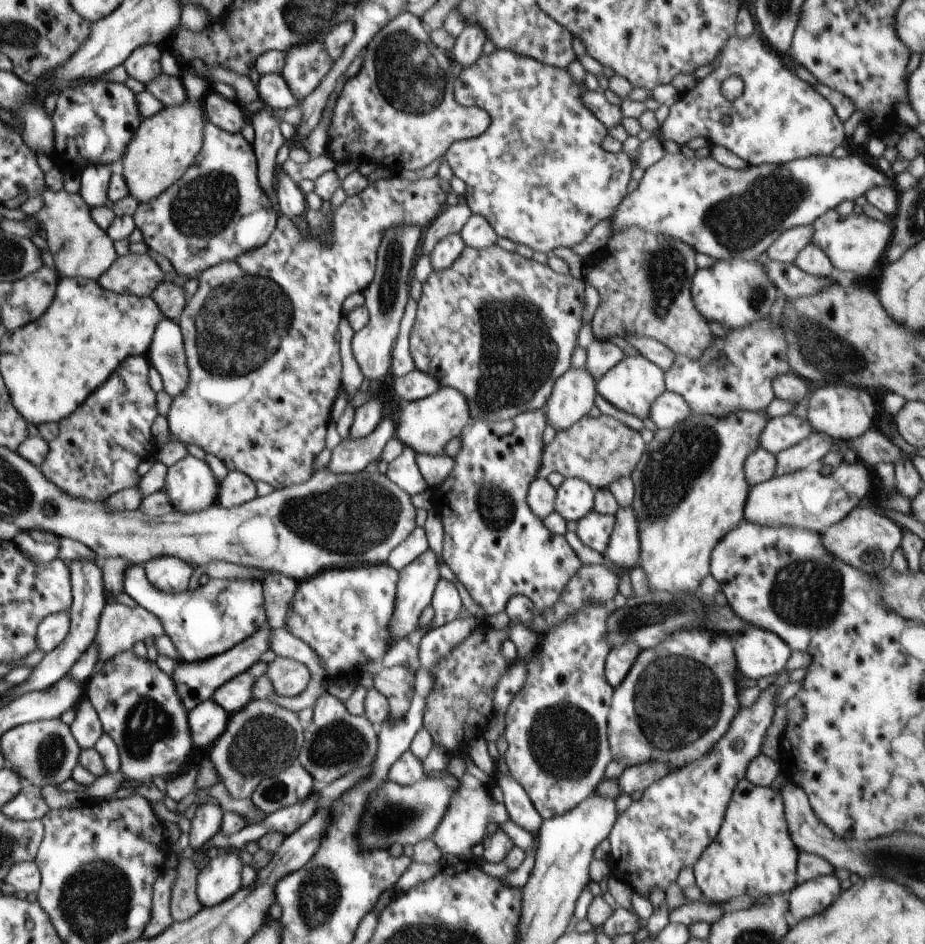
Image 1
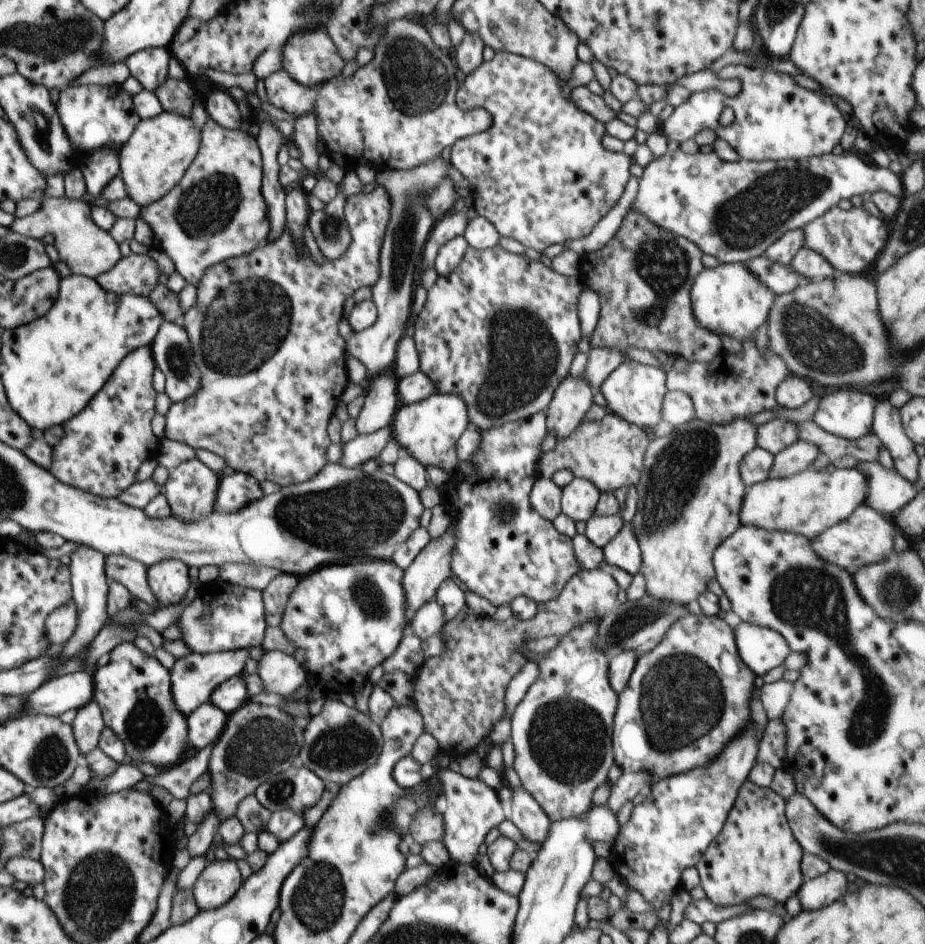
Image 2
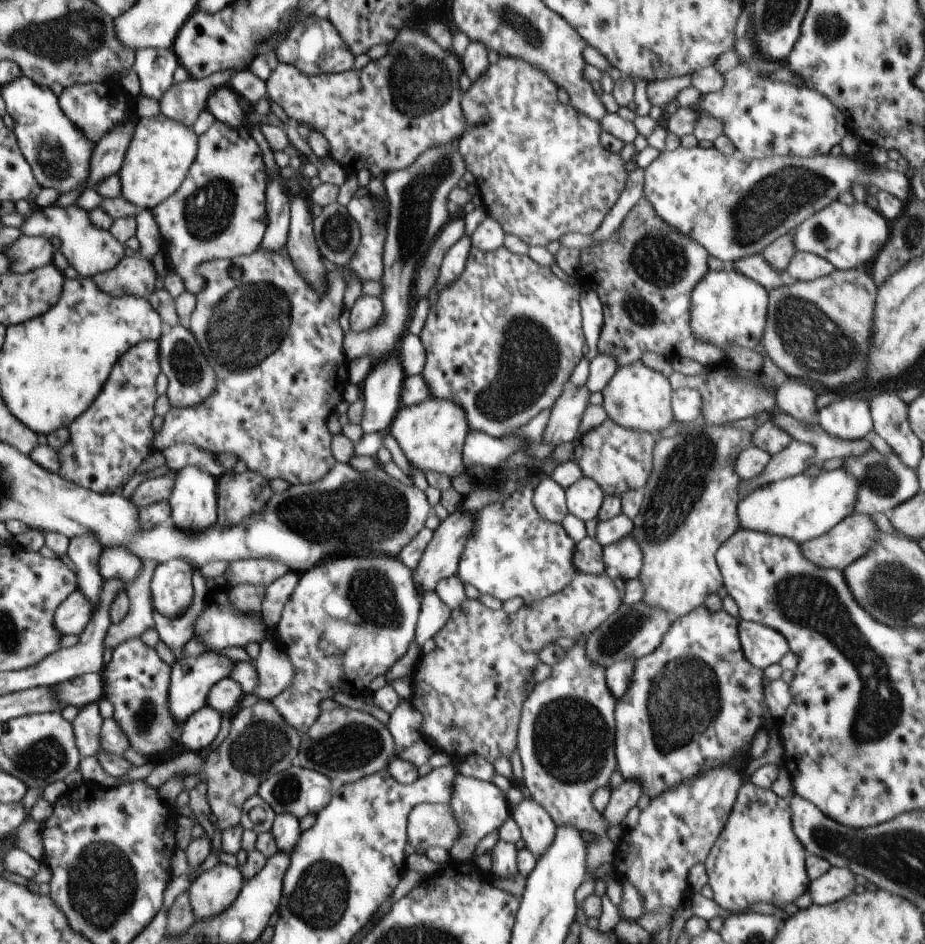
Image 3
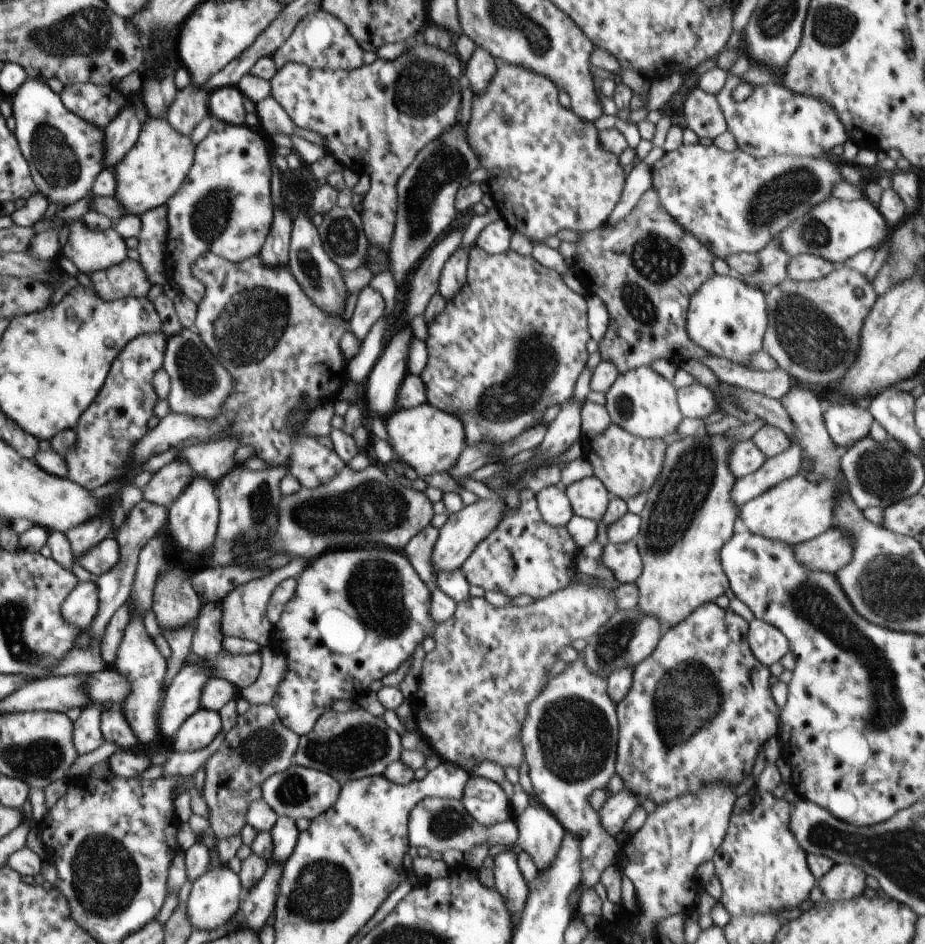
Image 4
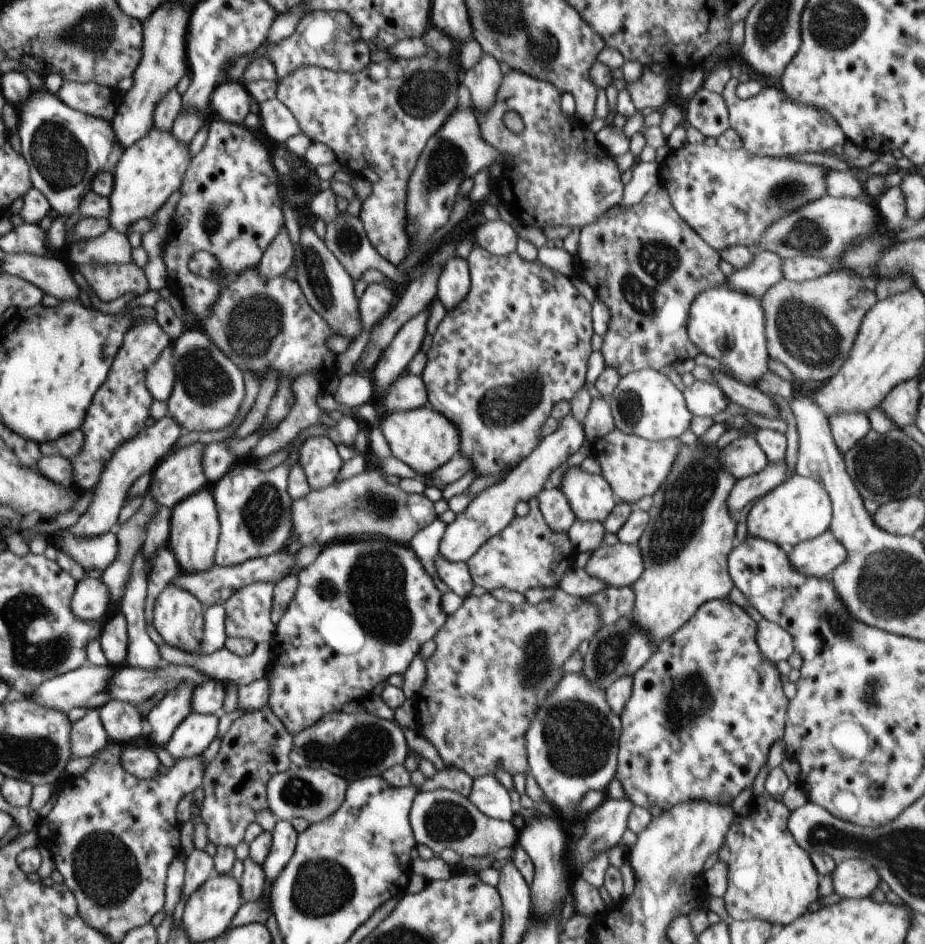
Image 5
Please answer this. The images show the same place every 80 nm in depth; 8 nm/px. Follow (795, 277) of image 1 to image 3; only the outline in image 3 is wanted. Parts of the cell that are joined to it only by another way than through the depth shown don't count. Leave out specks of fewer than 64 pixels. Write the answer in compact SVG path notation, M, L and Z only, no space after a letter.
M751 254L750 256L736 259L730 266L744 276L755 280L767 290L779 288L780 285L783 285L782 273L775 271L769 265L769 262L763 259L761 254Z

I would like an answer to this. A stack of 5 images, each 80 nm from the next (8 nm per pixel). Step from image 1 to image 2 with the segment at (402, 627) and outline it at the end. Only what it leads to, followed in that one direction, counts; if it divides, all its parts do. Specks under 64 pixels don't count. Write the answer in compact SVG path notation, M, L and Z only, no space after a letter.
M455 526L448 527L438 539L432 539L404 571L406 616L409 622L417 610L435 598L438 587L452 574L452 552L455 547Z

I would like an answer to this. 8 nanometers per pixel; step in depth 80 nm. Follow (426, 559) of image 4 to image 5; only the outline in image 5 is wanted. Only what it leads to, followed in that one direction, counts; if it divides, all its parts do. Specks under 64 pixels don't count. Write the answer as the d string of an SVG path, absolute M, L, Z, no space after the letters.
M437 516L426 528L419 530L409 542L410 548L420 559L422 566L433 576L441 592L447 592L449 588L442 582L435 568L435 558L439 552L439 544L448 524Z

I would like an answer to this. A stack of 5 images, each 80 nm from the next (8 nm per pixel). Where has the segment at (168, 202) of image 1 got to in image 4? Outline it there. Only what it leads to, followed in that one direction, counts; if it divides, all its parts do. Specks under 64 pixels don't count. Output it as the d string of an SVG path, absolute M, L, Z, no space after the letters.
M213 119L208 136L195 148L194 162L185 181L176 194L164 204L168 222L165 260L169 269L169 279L180 286L181 295L196 303L204 298L204 284L192 275L193 264L202 254L213 253L230 262L242 262L248 257L259 256L274 220L274 205L270 196L272 156L266 148L266 137L258 129L246 124L236 126Z

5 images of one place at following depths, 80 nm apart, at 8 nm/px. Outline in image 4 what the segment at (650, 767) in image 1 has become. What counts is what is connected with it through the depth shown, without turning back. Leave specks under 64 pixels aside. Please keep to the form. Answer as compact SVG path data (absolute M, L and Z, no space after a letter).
M624 788L618 794L609 793L602 809L598 812L602 828L610 836L621 839L621 832L632 812L641 804L642 800L633 790Z

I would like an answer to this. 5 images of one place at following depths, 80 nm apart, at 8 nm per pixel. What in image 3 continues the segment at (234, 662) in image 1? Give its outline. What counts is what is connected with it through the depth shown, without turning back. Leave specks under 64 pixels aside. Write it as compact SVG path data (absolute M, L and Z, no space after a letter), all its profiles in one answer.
M215 652L204 653L197 657L184 657L171 666L169 684L169 711L175 722L182 726L191 715L207 704L207 696L212 686L219 680L229 676L234 661L228 657L221 657Z

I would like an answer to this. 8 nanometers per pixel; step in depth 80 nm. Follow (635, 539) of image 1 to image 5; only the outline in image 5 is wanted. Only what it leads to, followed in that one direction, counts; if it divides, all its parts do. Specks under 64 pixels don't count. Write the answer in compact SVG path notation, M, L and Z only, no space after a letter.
M619 542L592 552L584 570L607 587L631 587L642 576L643 558L637 544Z

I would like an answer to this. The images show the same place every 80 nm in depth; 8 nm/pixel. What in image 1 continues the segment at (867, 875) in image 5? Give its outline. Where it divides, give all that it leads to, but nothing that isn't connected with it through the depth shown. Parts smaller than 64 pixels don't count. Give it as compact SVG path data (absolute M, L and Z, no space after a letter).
M835 873L796 885L786 897L792 916L799 921L828 908L842 892Z

